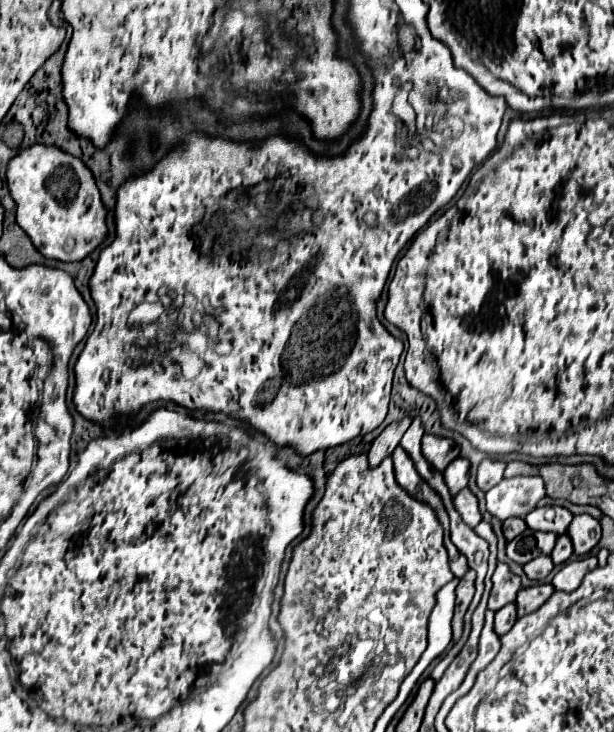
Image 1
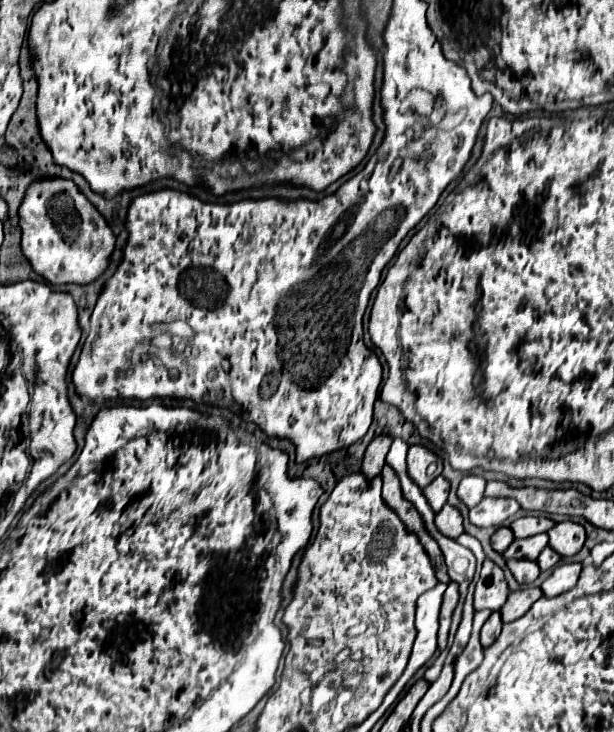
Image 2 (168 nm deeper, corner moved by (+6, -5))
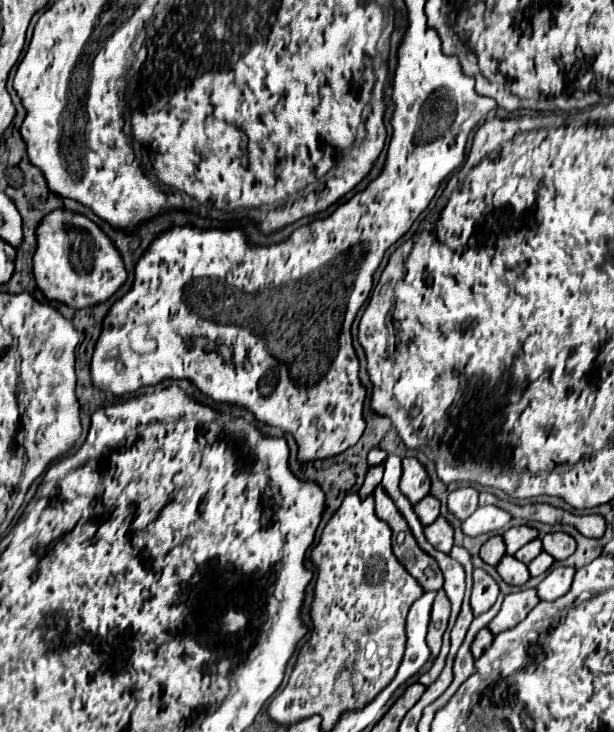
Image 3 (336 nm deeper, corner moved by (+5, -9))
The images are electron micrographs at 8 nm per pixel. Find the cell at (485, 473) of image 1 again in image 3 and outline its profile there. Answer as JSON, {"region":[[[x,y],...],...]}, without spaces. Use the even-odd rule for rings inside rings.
{"region":[[[461,487],[461,489],[455,489],[453,493],[449,493],[449,499],[447,499],[447,509],[459,519],[467,519],[467,515],[471,515],[475,509],[477,509],[477,497],[479,497],[479,491],[473,489],[473,487]]]}

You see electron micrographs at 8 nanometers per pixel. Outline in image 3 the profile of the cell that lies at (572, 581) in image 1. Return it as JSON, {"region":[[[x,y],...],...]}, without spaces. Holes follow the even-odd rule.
{"region":[[[555,567],[555,569],[551,569],[547,573],[547,577],[537,585],[539,599],[543,599],[543,601],[559,599],[563,593],[567,593],[571,589],[573,575],[575,575],[575,567]]]}

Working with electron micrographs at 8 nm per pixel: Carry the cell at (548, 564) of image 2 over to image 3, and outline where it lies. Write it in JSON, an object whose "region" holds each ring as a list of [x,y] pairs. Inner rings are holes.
{"region":[[[539,553],[531,563],[529,563],[529,575],[531,577],[539,577],[539,575],[543,575],[551,565],[553,565],[553,557],[551,555],[547,555],[547,553]]]}

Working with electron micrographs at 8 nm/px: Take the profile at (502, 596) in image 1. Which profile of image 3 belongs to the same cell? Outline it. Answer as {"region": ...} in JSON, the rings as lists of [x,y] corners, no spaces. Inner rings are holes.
{"region":[[[475,569],[473,571],[473,593],[471,593],[473,615],[481,615],[483,611],[487,611],[495,603],[497,595],[499,595],[497,583],[483,569]]]}

